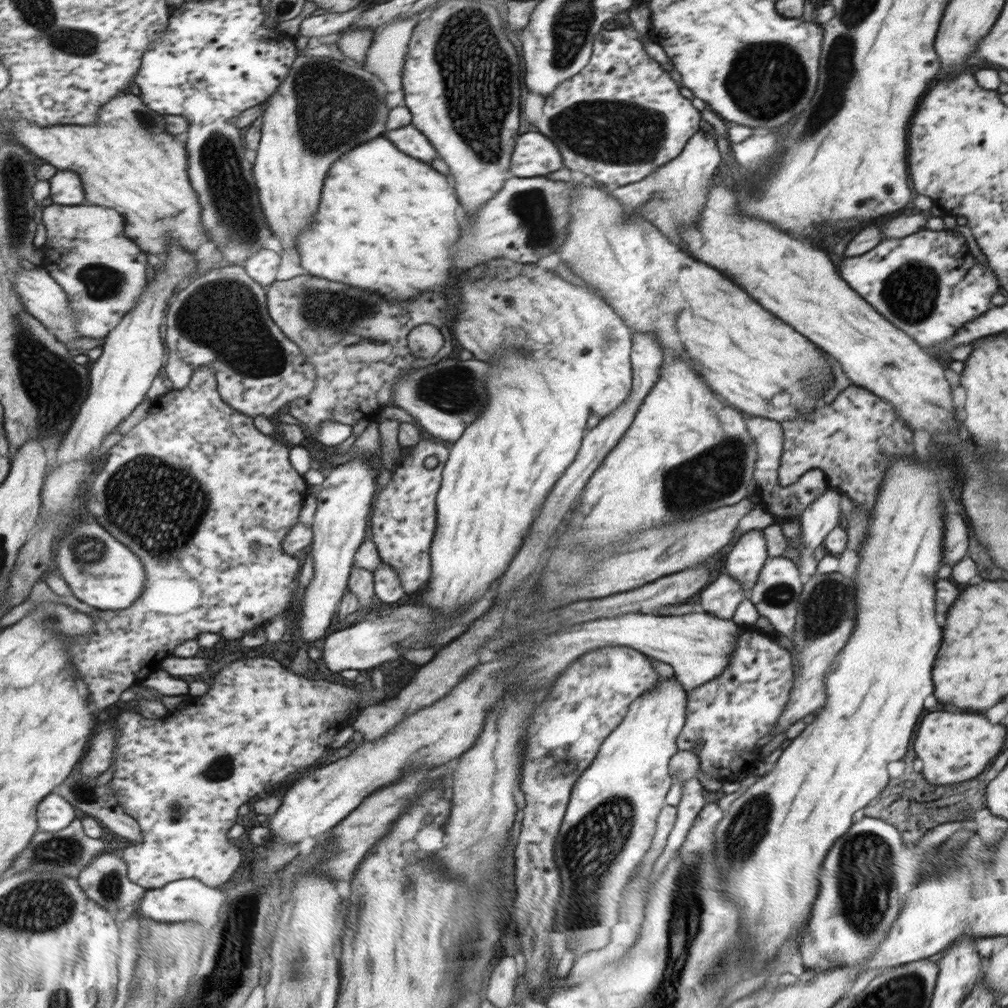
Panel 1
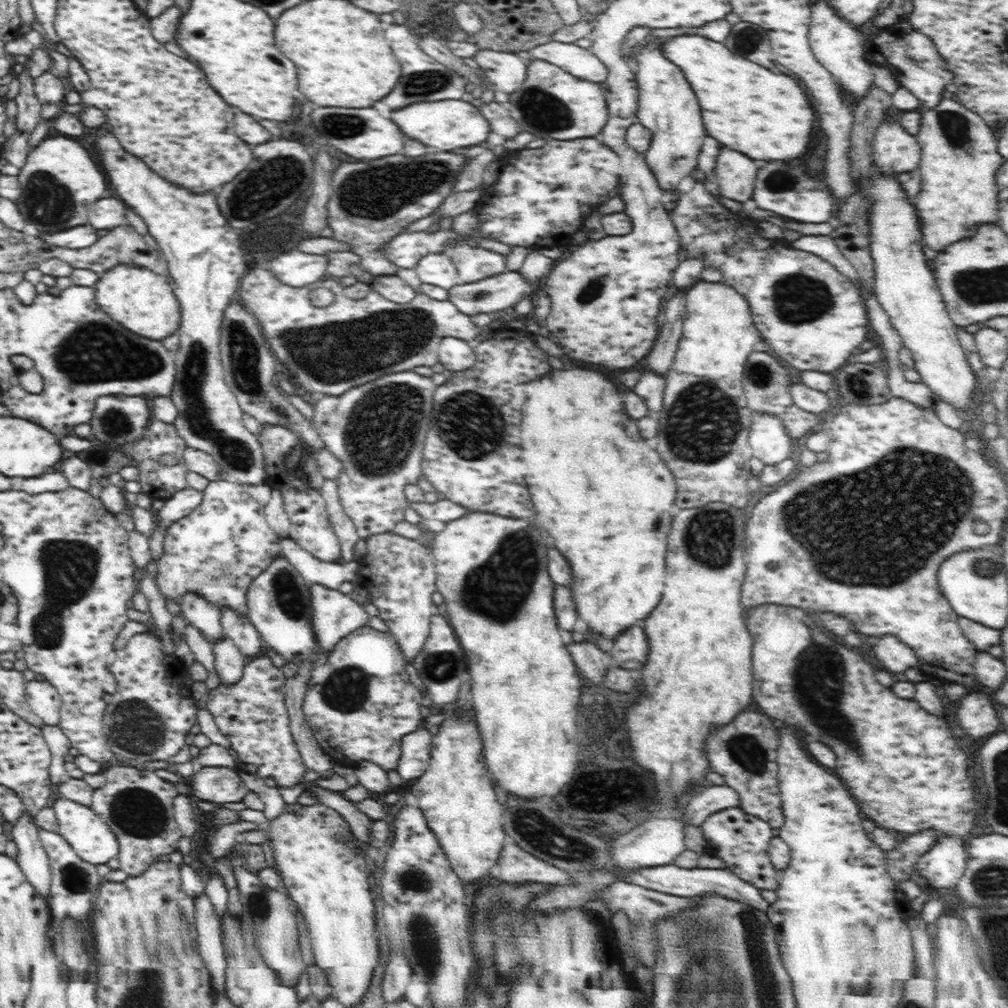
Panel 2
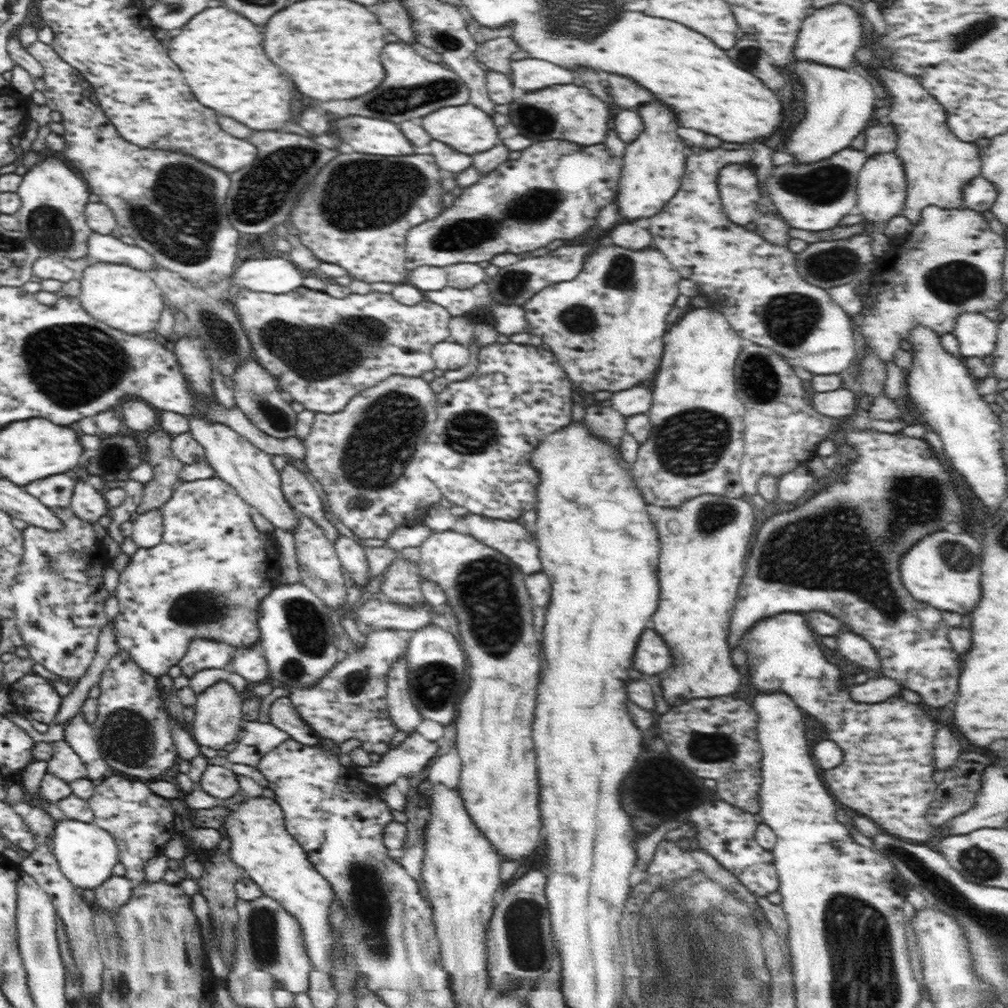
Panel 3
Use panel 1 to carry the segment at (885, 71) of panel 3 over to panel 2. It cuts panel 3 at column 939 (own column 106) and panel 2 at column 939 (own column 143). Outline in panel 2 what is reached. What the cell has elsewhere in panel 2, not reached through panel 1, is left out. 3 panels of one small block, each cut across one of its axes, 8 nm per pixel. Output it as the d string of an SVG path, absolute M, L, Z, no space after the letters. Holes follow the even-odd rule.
M942 98L936 107L920 109L920 113L920 128L916 136L917 144L921 148L918 168L921 189L912 203L917 210L917 222L918 228L921 229L922 241L932 250L940 250L973 233L978 223L997 222L1000 201L997 199L999 188L995 181L995 174L1005 158L997 153L996 134L992 134L992 130L984 126L984 120L976 118L976 113L968 110L954 98Z

